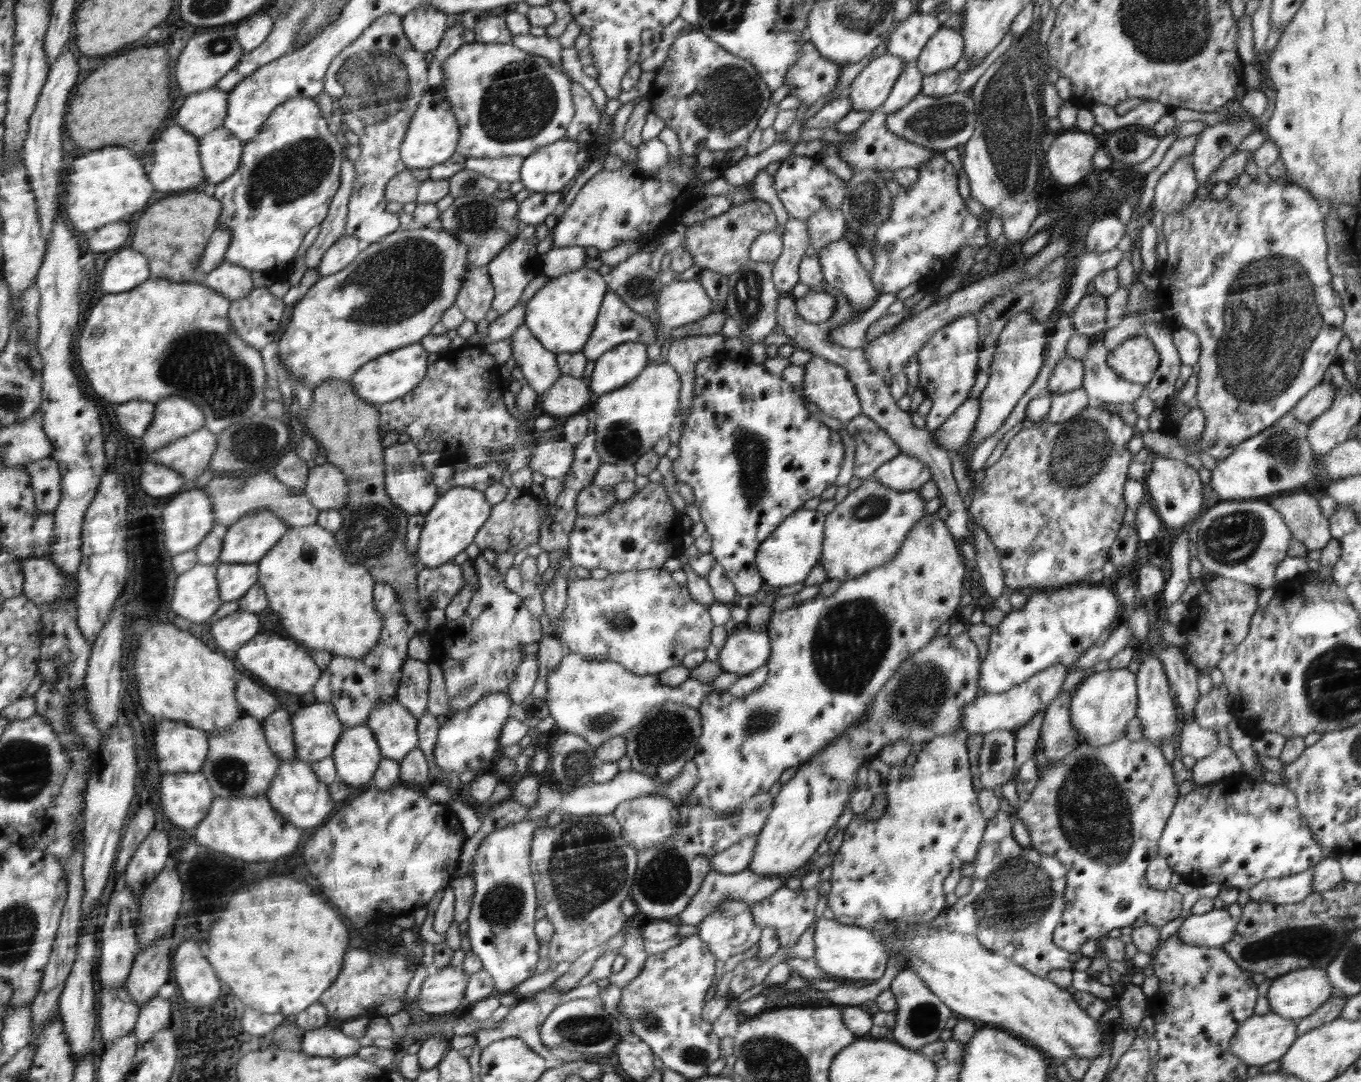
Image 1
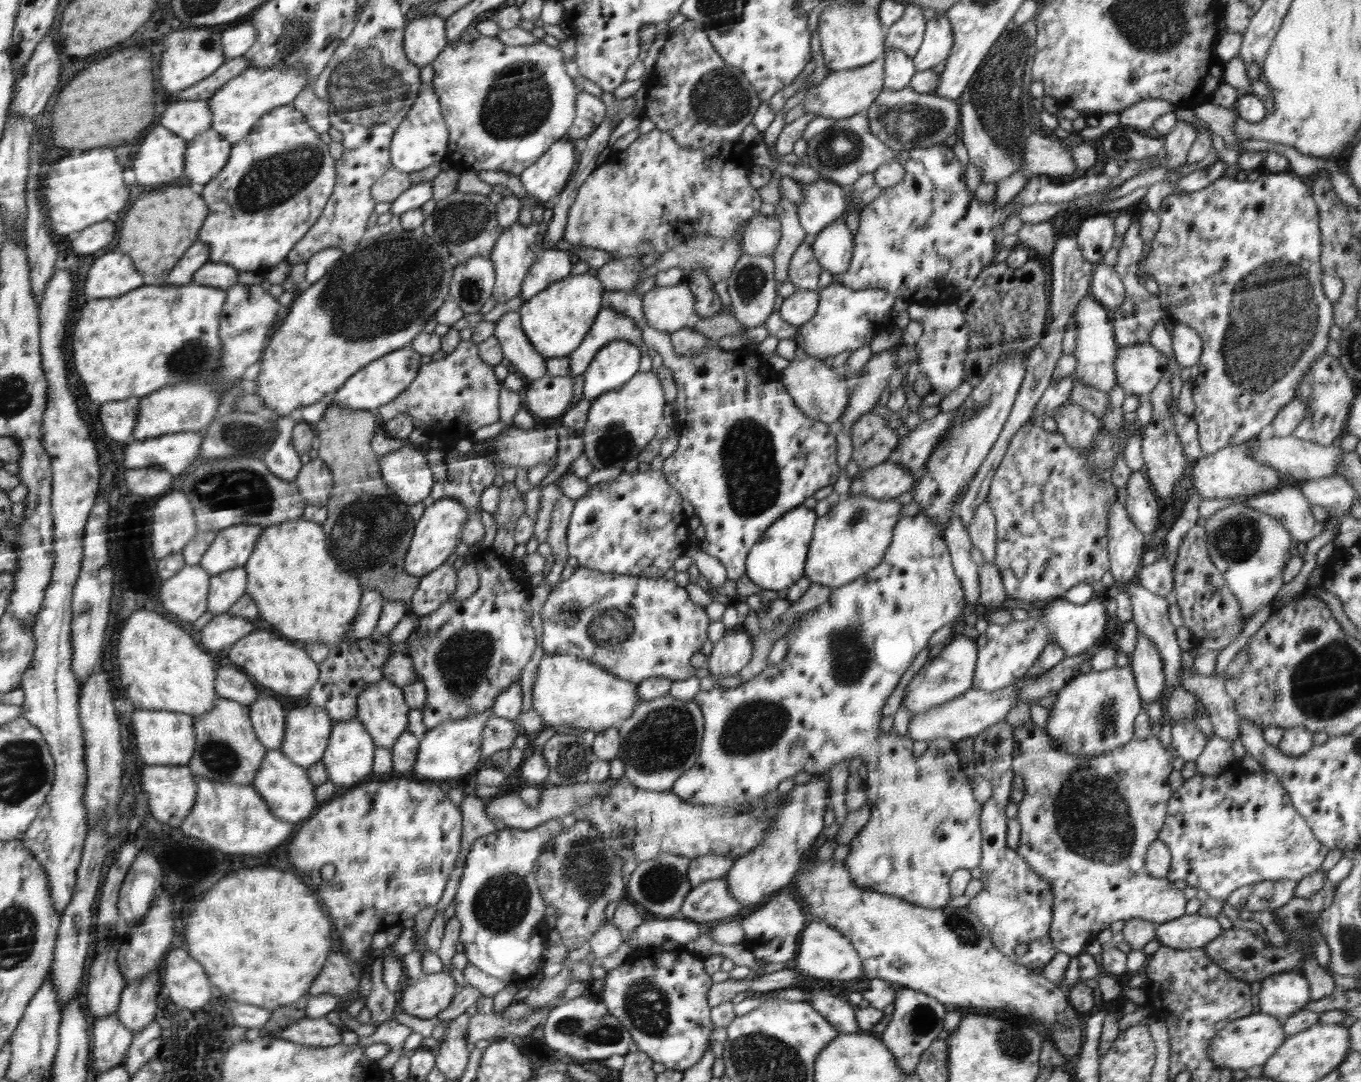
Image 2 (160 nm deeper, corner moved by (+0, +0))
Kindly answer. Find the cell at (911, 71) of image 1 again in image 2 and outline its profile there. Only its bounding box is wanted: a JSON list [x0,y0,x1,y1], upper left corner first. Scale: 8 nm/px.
[883,46,917,90]

